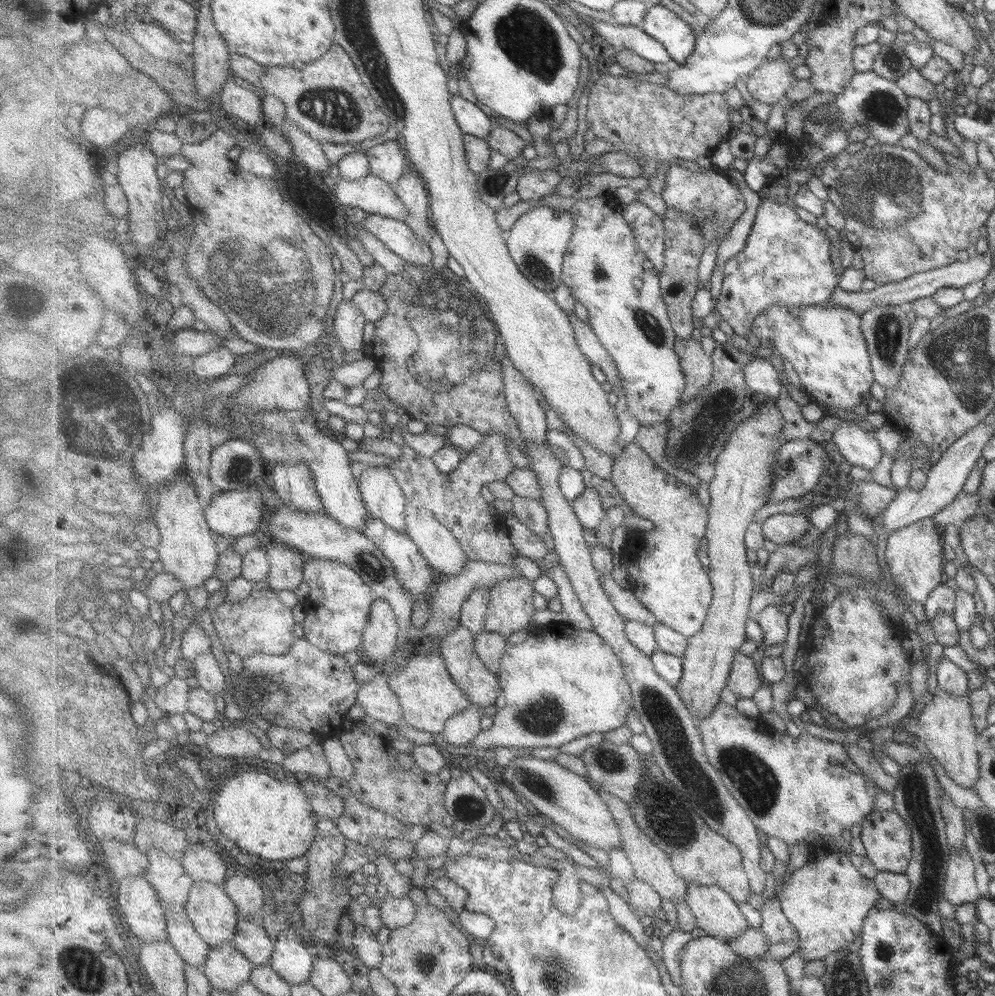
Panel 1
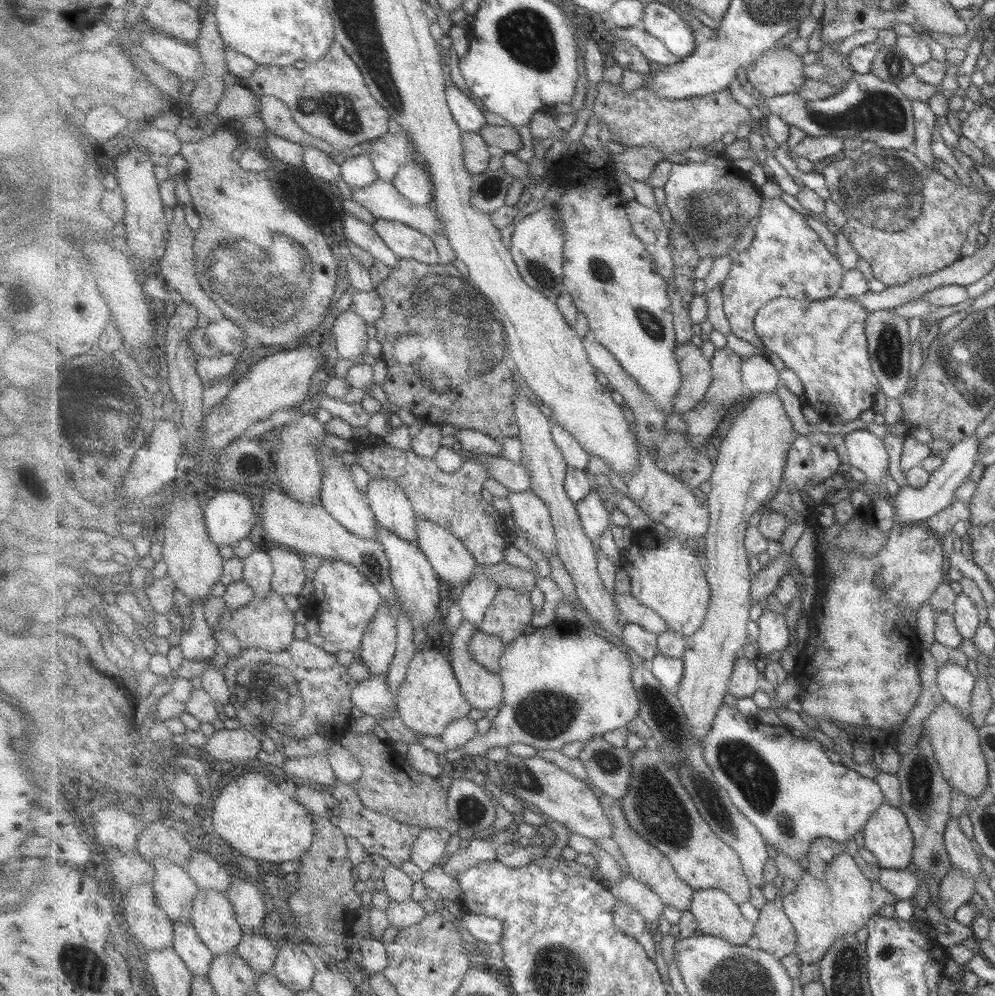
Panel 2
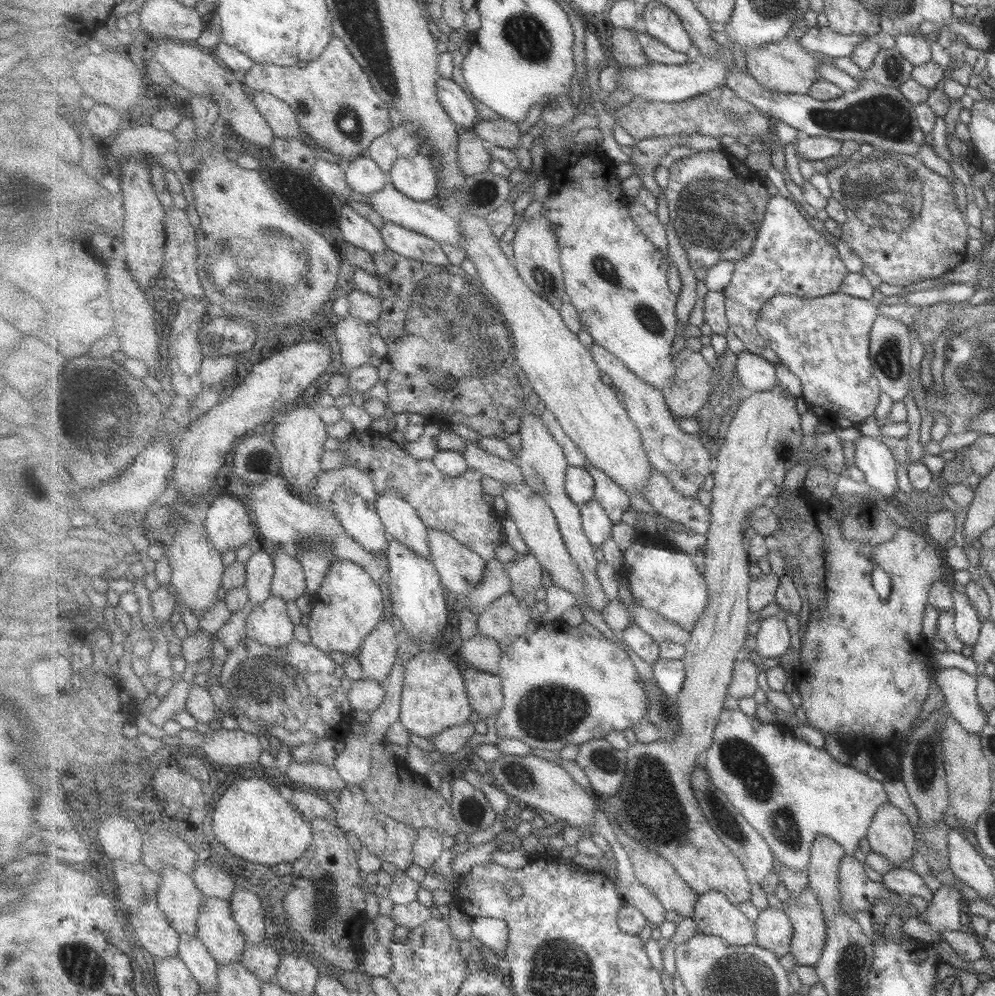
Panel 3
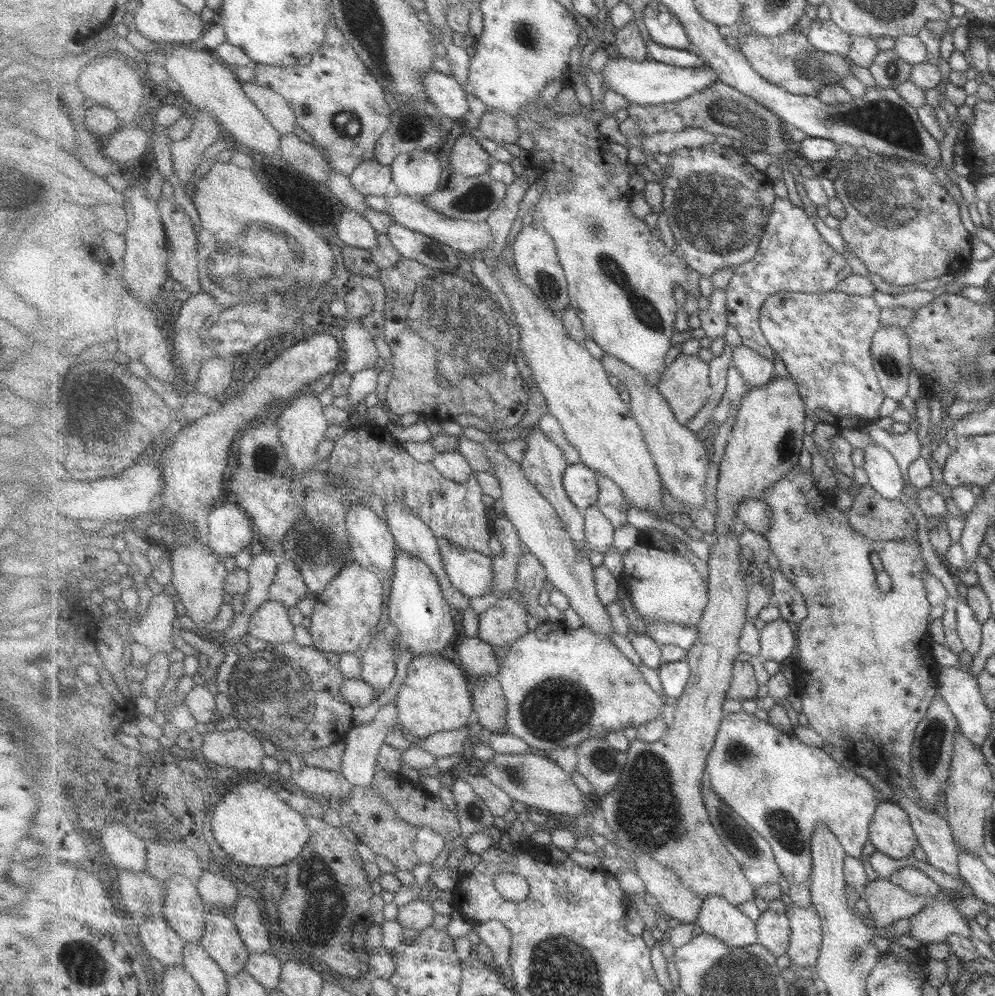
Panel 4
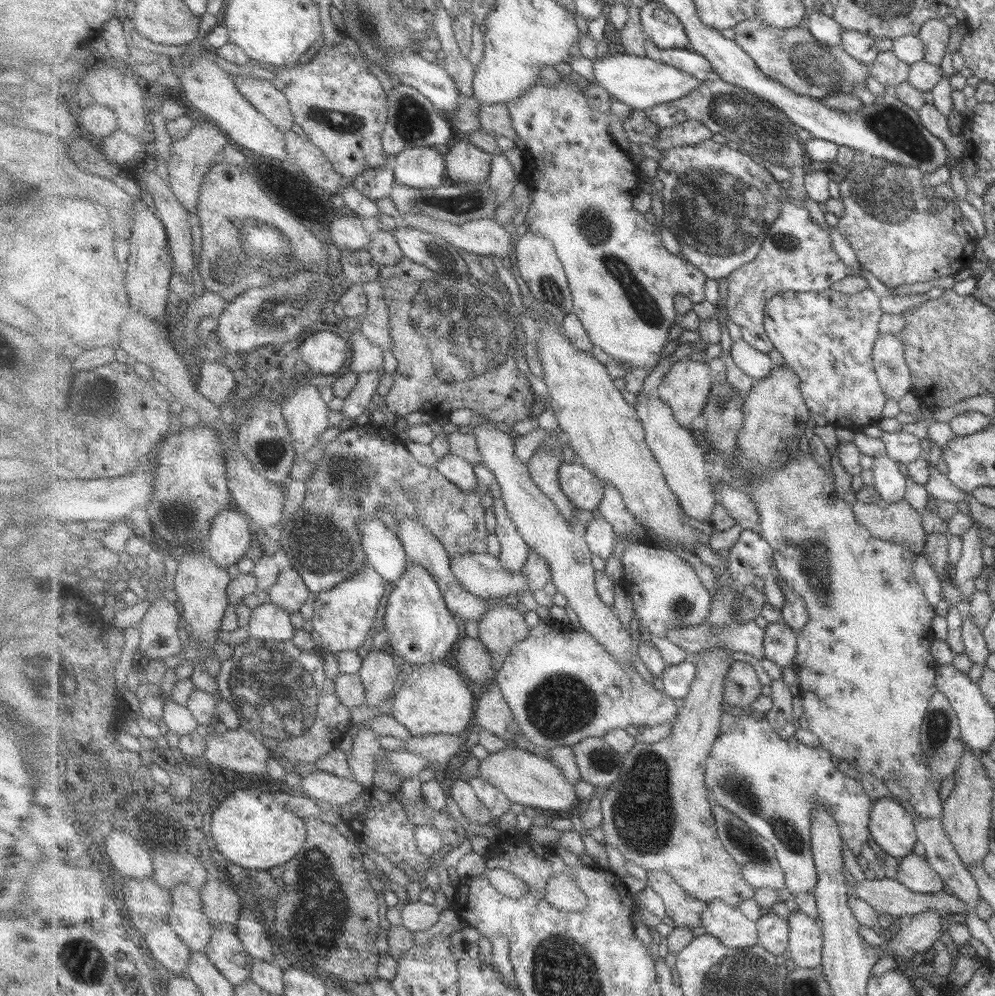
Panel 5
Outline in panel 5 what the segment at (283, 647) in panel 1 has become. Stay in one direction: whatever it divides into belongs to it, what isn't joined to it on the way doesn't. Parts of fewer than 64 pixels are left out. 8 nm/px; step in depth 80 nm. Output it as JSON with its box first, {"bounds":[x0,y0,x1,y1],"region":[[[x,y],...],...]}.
{"bounds":[247,603,294,642],"region":[[[267,603],[252,609],[247,631],[250,637],[264,641],[287,642],[294,638],[291,613],[277,604]]]}

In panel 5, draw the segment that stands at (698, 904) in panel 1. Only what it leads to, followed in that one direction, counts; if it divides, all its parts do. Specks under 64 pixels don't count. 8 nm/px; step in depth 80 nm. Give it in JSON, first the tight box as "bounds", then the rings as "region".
{"bounds":[700,899,758,949],"region":[[[719,899],[708,903],[707,910],[702,914],[700,931],[715,936],[733,949],[746,949],[758,945],[756,922],[747,918],[738,907]]]}

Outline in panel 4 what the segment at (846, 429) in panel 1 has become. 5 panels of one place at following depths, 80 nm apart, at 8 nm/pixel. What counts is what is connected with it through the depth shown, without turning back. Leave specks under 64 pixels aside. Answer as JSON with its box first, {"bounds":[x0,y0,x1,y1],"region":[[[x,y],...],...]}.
{"bounds":[863,445,906,500],"region":[[[869,445],[863,452],[863,467],[868,483],[881,496],[889,500],[899,500],[904,493],[906,474],[889,450],[880,445]]]}

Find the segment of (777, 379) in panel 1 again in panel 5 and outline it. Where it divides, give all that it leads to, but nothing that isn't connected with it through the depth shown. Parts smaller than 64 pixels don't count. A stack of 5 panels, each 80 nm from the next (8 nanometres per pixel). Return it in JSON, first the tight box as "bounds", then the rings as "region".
{"bounds":[731,339,776,381],"region":[[[742,339],[734,342],[731,354],[735,365],[756,381],[765,380],[776,368],[769,354],[759,352]]]}

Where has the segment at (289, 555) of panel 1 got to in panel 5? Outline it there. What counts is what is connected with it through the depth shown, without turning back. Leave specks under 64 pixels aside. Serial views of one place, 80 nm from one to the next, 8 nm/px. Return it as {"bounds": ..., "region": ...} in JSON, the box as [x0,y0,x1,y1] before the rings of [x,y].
{"bounds":[270,566,311,612],"region":[[[292,566],[283,569],[277,582],[270,588],[271,603],[285,608],[287,612],[299,612],[311,597],[303,577]]]}

